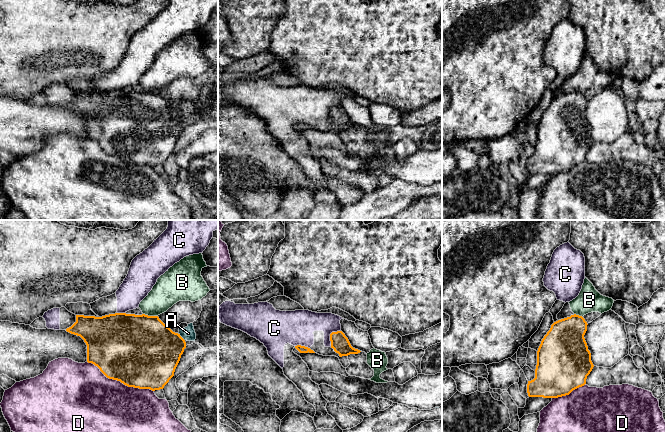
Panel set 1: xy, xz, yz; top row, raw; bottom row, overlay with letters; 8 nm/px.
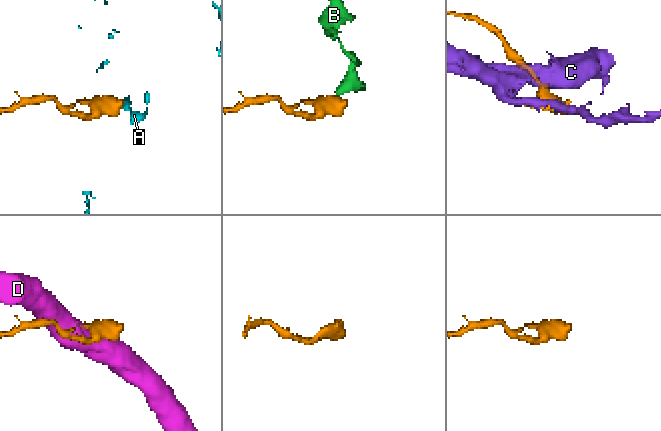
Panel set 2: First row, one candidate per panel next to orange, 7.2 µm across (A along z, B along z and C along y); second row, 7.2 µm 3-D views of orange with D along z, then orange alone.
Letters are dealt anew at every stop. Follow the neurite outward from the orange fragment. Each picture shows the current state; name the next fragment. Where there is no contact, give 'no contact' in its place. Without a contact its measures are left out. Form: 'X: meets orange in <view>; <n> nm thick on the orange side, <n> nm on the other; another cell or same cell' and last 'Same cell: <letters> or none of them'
A: meets orange in xy; 440 nm thick on the orange side, 110 nm on the other; another cell
B: meets orange in xy; 500 nm thick on the orange side, 240 nm on the other; another cell
C: meets orange in xz; 140 nm thick on the orange side, 240 nm on the other; another cell
D: meets orange in xy; 500 nm thick on the orange side, 440 nm on the other; another cell
Same cell: none of them

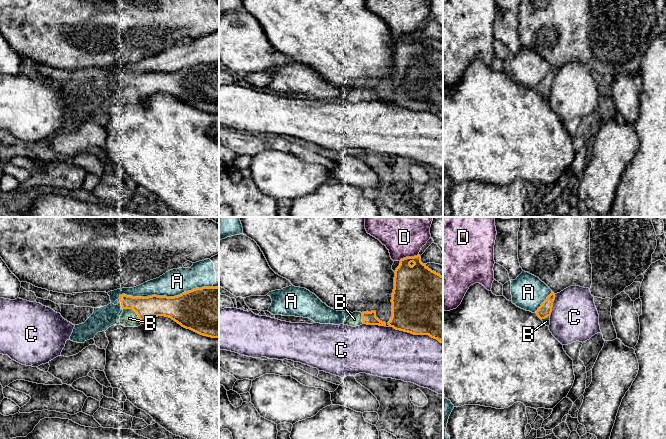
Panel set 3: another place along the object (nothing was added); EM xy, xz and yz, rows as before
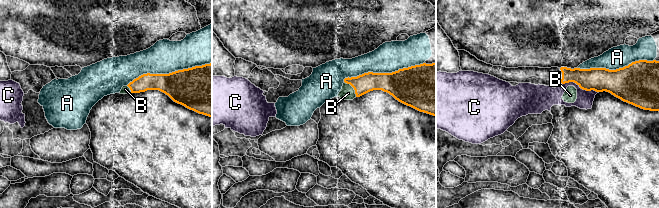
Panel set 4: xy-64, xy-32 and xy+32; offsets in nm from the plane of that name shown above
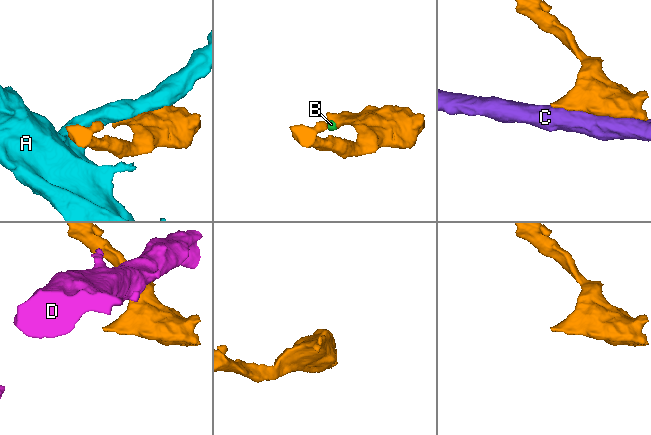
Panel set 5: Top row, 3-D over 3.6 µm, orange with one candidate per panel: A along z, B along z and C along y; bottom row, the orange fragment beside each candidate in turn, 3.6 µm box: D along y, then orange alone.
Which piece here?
A: meets orange in xy; 300 nm thick on the orange side, 200 nm on the other; another cell
B: meets orange in xy; 180 nm thick on the orange side, 140 nm on the other; same cell
C: meets orange in xz; 500 nm thick on the orange side, 400 nm on the other; another cell
D: meets orange in xz; 360 nm thick on the orange side, 420 nm on the other; another cell
Same cell: B

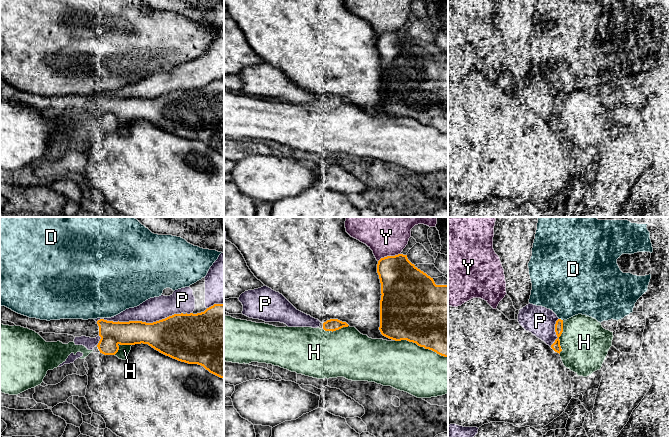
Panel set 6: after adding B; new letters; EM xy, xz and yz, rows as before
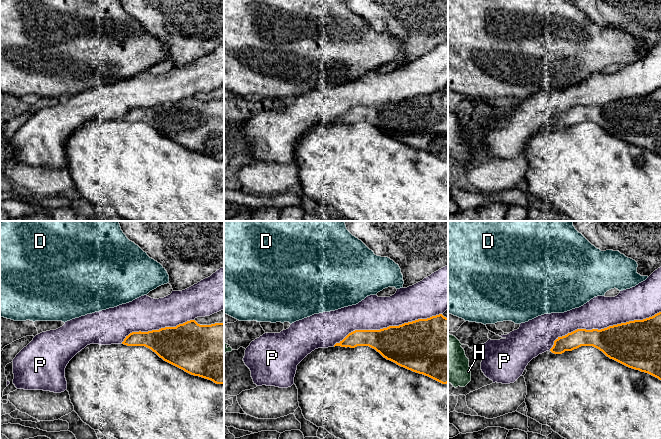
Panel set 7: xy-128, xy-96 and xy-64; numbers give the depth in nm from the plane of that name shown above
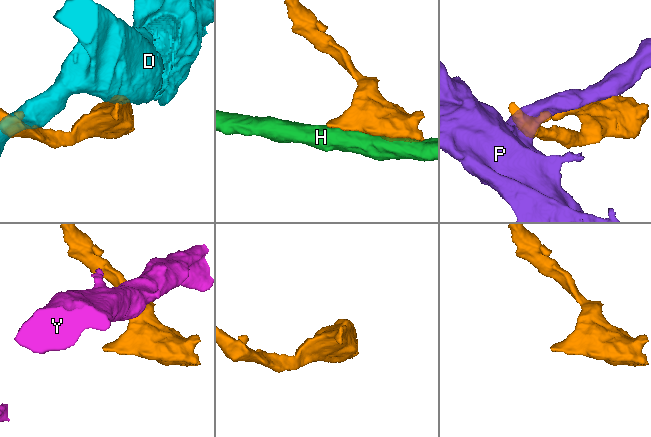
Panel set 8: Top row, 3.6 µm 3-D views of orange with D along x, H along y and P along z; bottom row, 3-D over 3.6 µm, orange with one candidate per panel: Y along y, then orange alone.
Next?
D: meets orange in yz; 70 nm thick on the orange side, 440 nm on the other; another cell
H: meets orange in xz; 500 nm thick on the orange side, 400 nm on the other; another cell
P: meets orange in xy; 280 nm thick on the orange side, 190 nm on the other; another cell
Y: meets orange in xz; 360 nm thick on the orange side, 420 nm on the other; another cell
Same cell: none of them

